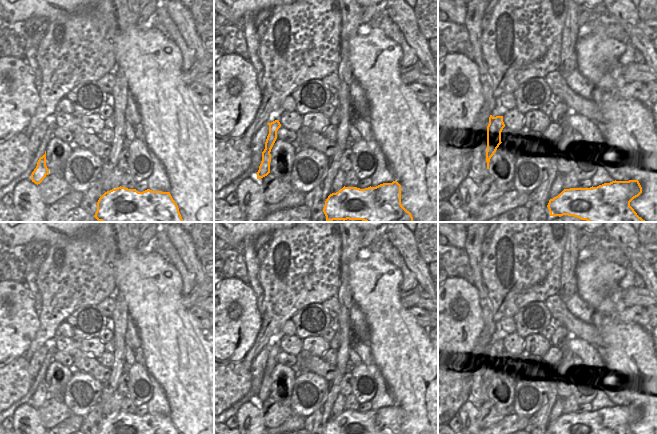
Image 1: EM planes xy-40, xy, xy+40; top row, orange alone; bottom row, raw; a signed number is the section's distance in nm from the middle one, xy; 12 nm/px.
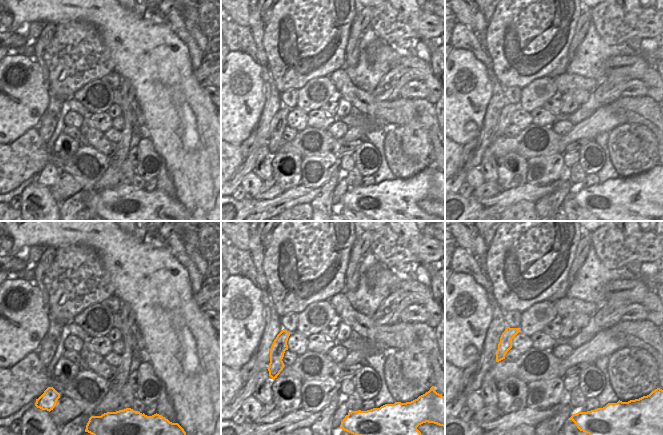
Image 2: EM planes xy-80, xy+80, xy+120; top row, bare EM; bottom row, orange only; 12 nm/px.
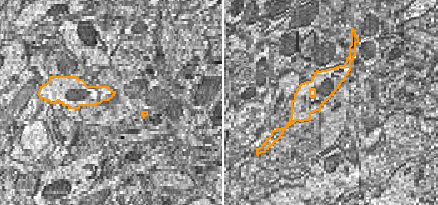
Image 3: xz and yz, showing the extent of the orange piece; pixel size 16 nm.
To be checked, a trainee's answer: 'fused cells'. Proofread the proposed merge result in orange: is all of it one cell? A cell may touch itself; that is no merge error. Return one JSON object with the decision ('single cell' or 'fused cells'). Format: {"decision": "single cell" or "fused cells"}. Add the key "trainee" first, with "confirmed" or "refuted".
{"trainee": "refuted", "decision": "single cell"}

